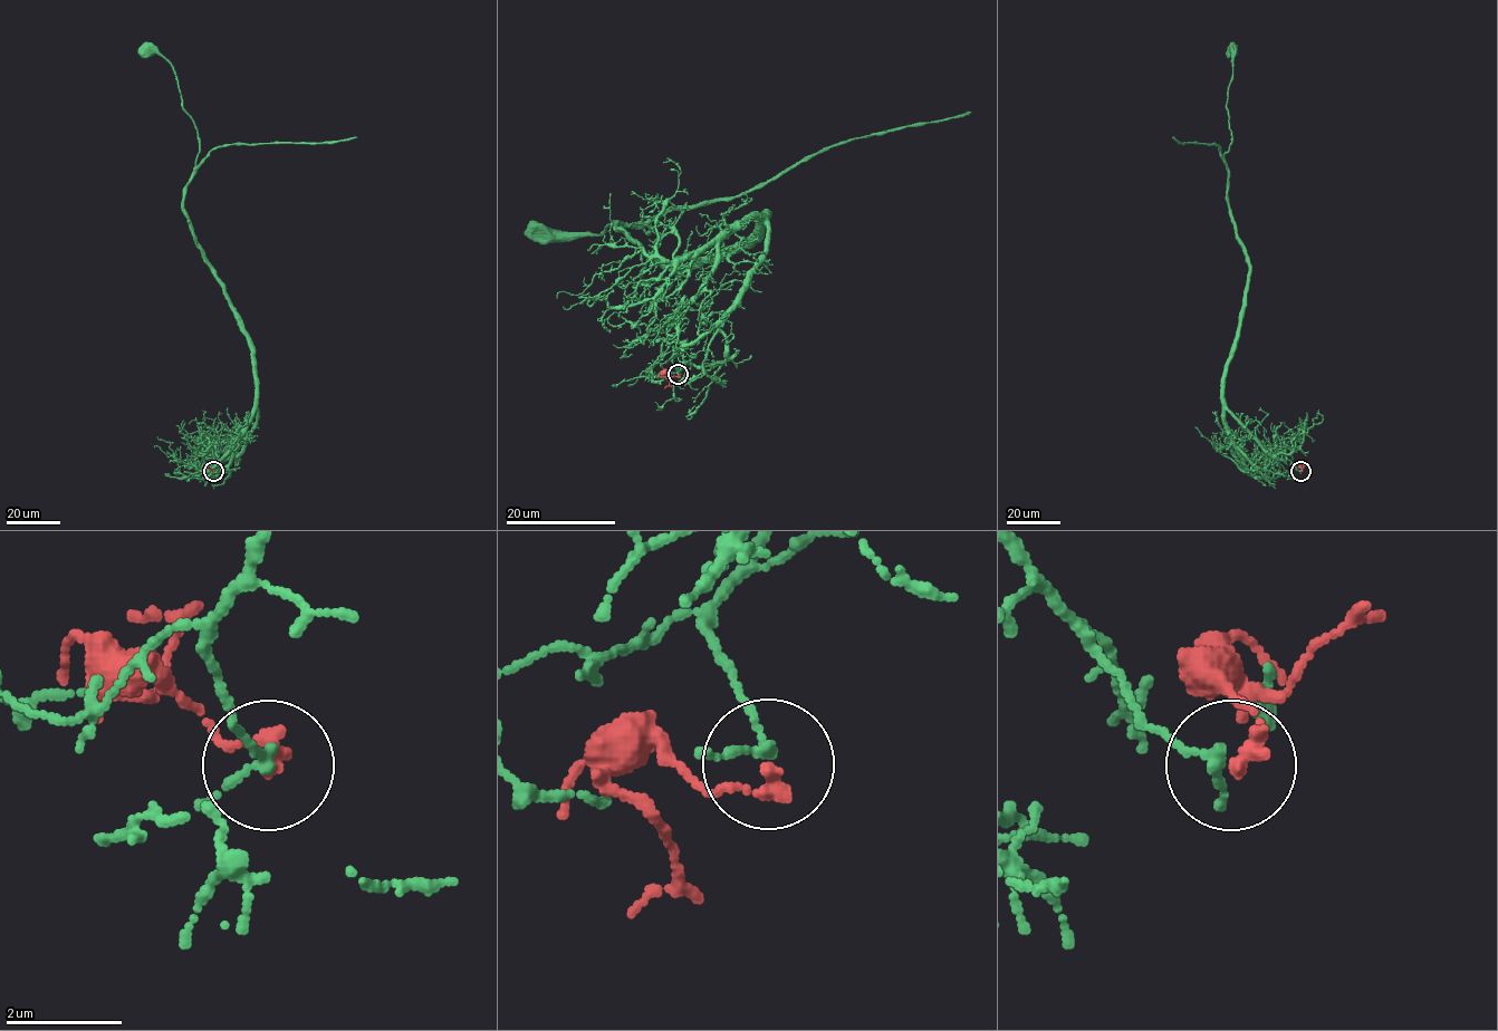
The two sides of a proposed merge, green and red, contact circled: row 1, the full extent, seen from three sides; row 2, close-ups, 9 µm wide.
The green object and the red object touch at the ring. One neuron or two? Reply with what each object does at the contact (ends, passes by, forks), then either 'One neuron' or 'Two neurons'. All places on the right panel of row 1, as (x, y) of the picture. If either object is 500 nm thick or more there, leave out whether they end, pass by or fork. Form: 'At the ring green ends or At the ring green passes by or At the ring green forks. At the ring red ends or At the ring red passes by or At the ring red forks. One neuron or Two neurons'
At the ring green passes by. At the ring red ends. One neuron

